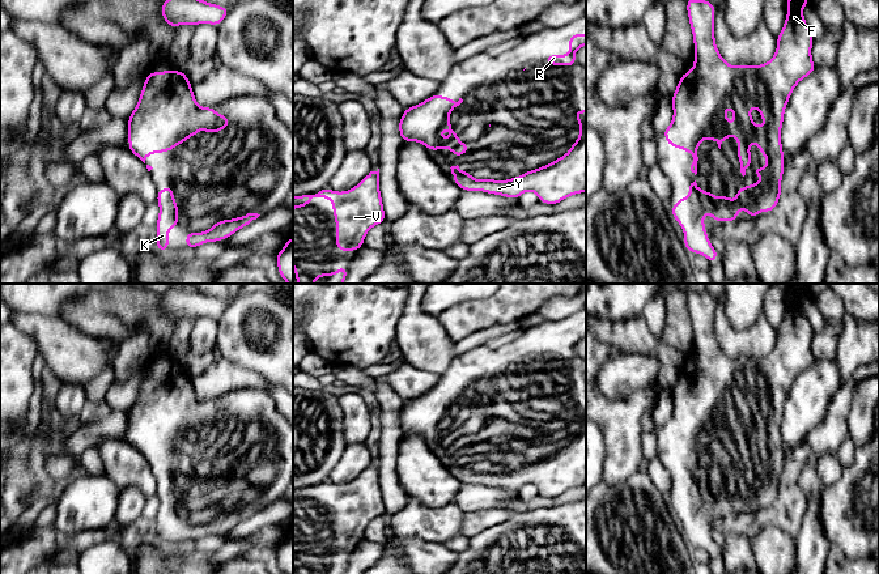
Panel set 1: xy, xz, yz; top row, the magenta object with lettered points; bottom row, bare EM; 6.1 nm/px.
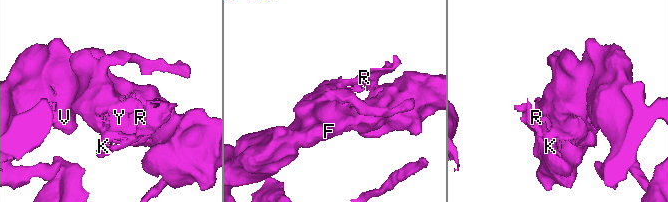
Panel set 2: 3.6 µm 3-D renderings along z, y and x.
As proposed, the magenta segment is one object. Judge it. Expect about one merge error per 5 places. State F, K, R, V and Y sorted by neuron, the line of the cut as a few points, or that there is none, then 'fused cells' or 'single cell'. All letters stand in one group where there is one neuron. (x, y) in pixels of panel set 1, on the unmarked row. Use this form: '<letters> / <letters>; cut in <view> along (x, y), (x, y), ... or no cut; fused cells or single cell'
F K R V Y; no cut; single cell

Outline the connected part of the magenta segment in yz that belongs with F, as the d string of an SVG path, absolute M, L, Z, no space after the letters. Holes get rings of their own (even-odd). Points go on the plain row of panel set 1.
M794 284L787 292L787 309L784 316L784 320L781 326L777 329L777 341L774 349L765 357L761 358L730 358L727 354L725 354L717 341L715 331L714 331L714 309L715 309L715 299L713 295L706 293L696 293L692 290L687 292L687 306L689 310L689 319L692 322L693 327L693 337L695 337L695 358L693 361L683 366L679 377L676 379L675 386L672 387L672 403L674 409L671 417L666 421L666 424L662 426L663 430L667 431L667 437L670 439L675 439L678 442L688 443L691 448L693 450L693 455L691 458L691 464L696 468L697 467L697 442L700 439L700 435L702 431L708 433L715 433L718 437L718 441L721 442L721 437L725 431L730 431L730 418L729 413L725 408L726 400L734 401L734 433L738 434L738 452L740 456L740 465L744 469L746 462L752 456L751 446L750 446L750 435L755 434L761 445L761 447L768 452L767 460L753 460L753 468L763 469L761 476L752 476L751 479L744 477L743 481L736 481L736 493L731 494L726 486L715 490L709 484L701 484L697 479L696 473L691 476L689 479L689 489L688 490L680 490L678 492L678 496L675 498L671 498L671 507L672 510L680 516L683 524L684 524L684 540L688 544L692 544L695 547L701 547L705 549L710 556L717 554L718 545L717 543L710 537L709 530L706 527L706 522L704 519L704 507L710 506L714 511L714 515L721 514L730 514L735 515L738 513L738 503L740 501L747 502L747 510L757 510L760 506L770 506L776 498L778 497L778 493L781 490L781 473L785 460L785 452L784 452L784 443L781 437L781 420L784 416L784 405L786 401L786 397L789 395L789 391L797 379L797 377L803 373L804 370L814 366L816 358L812 354L811 349L811 340L814 336L814 329L811 323L808 322L806 312L803 310L803 299L810 297L810 293L807 288L803 284ZM750 400L757 400L763 413L764 420L757 421L755 414L752 413L752 409L748 404Z

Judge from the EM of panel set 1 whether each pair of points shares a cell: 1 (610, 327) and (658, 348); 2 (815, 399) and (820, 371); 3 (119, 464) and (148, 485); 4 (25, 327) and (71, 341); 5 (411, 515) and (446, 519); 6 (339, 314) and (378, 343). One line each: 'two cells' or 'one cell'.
1: one cell
2: one cell
3: one cell
4: one cell
5: one cell
6: one cell

